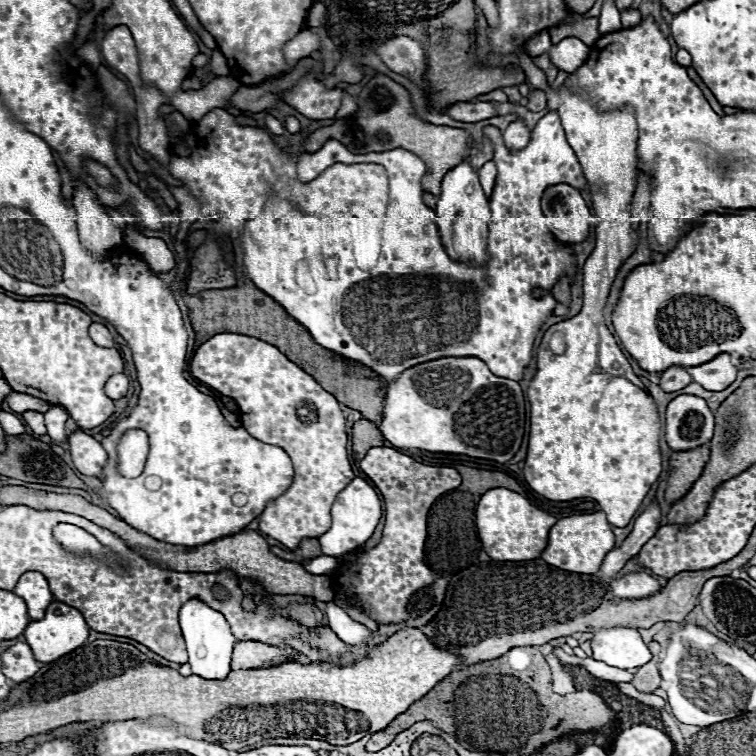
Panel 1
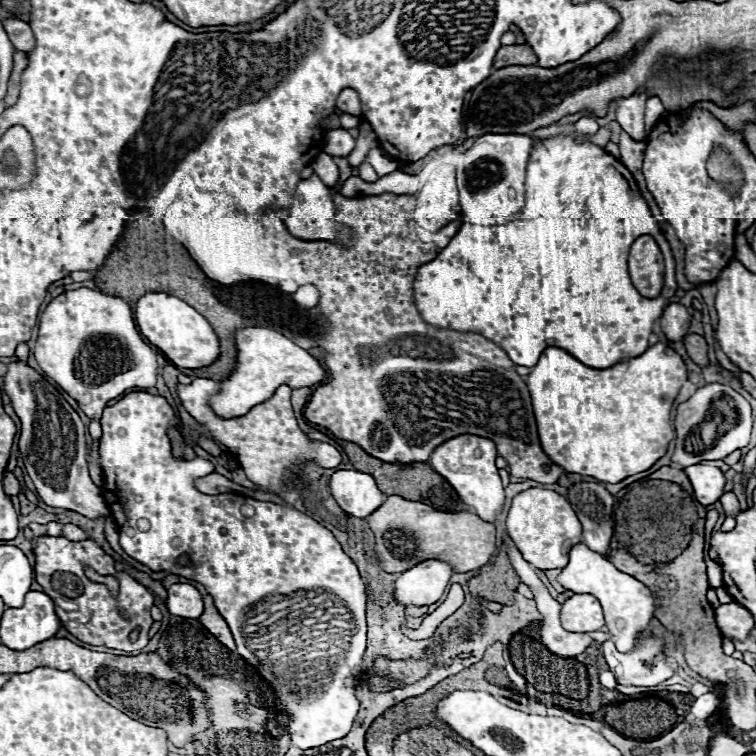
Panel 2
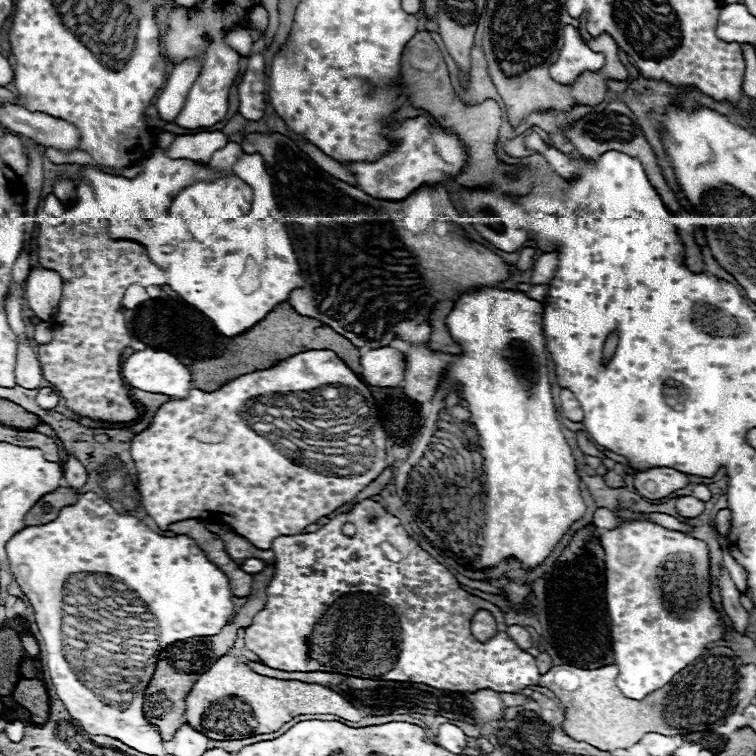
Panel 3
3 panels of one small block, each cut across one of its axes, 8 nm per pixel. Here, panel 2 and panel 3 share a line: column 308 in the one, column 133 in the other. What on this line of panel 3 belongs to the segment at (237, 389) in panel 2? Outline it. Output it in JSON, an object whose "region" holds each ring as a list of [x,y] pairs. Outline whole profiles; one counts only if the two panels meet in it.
{"region":[[[138,350],[122,364],[124,380],[138,390],[186,398],[192,390],[190,370],[168,352]]]}

